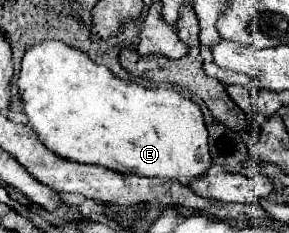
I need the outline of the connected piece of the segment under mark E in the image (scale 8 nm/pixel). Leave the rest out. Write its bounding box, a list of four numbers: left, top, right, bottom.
[16,39,273,203]

